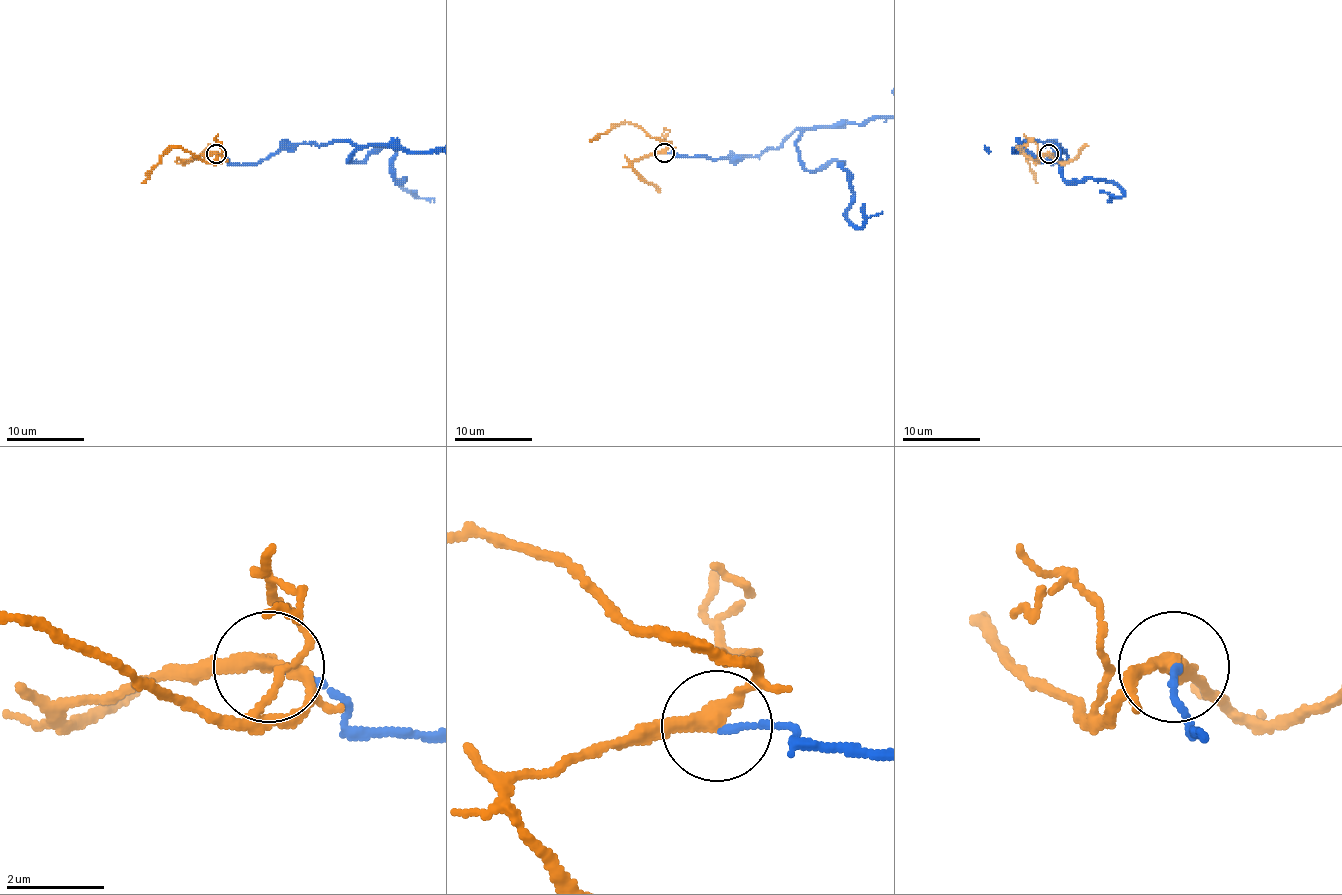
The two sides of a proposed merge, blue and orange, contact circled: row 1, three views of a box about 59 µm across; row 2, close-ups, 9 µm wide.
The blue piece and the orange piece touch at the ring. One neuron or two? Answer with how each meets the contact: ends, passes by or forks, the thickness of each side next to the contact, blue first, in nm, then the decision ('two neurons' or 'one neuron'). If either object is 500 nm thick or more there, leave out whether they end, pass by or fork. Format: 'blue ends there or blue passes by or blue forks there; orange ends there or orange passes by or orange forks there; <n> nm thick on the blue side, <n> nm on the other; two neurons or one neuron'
blue ends there; orange passes by; 110 nm thick on the blue side, 300 nm on the other; one neuron

